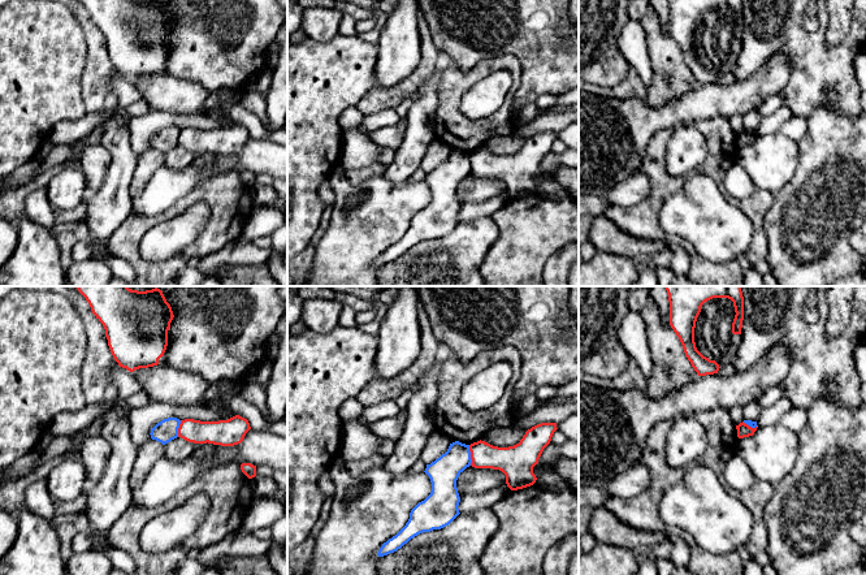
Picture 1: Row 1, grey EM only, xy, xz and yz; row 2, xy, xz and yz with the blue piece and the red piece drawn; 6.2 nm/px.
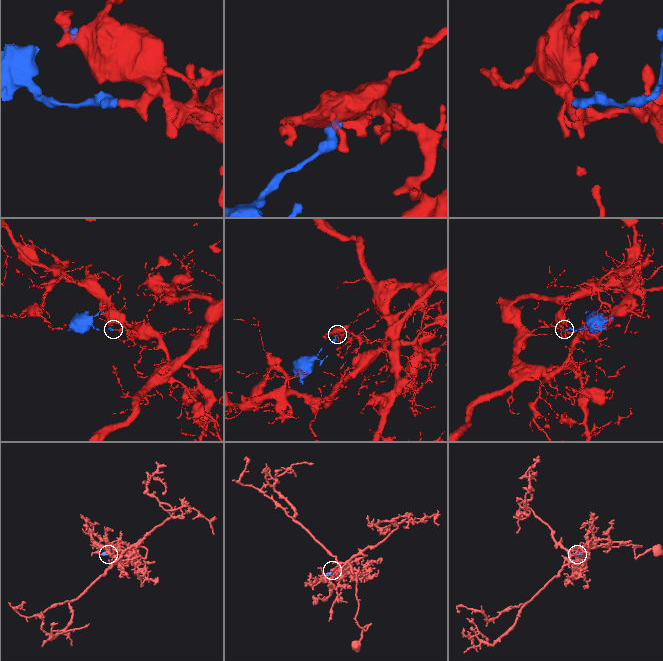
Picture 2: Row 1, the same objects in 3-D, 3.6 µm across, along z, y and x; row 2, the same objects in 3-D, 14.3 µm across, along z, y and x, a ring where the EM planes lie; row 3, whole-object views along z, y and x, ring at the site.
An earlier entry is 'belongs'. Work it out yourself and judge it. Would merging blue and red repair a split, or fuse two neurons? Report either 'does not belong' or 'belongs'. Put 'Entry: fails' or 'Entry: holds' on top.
Entry: fails
does not belong

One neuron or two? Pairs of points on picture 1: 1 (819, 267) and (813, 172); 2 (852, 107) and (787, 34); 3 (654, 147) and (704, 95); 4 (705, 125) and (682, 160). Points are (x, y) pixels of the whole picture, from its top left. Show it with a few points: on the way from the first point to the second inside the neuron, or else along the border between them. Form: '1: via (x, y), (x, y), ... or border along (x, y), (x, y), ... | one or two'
1: via (815, 243), (815, 195) | one
2: via (843, 89), (805, 51) | one
3: border along (666, 129), (659, 129), (649, 139), (644, 150) | two
4: border along (691, 124), (706, 146), (700, 164) | two

